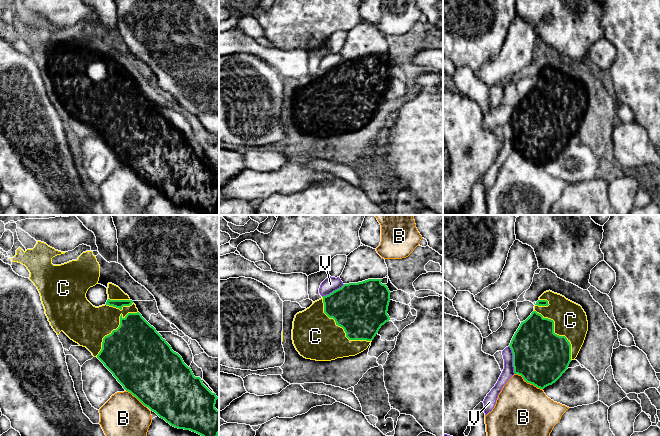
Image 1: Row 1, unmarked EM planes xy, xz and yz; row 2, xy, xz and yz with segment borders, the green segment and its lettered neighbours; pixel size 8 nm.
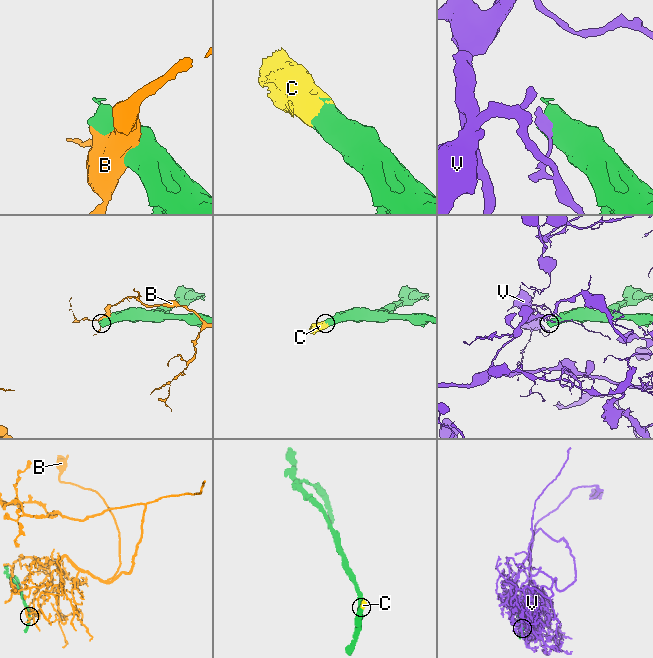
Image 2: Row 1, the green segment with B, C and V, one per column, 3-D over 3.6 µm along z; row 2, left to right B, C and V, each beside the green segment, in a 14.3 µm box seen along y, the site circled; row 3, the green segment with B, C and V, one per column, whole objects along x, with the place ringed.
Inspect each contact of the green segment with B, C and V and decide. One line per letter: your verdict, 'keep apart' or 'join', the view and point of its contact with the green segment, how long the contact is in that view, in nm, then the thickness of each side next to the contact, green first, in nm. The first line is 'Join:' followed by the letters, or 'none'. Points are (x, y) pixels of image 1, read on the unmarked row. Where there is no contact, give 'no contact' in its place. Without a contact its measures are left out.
Join: C
B: keep apart; contact yz (529, 158); length 260 nm; calibres 440 and 460 nm
C: join; contact xz (342, 103); length 550 nm; calibres 420 and 380 nm
V: keep apart; contact yz (513, 136); length 240 nm; calibres 440 and 90 nm

